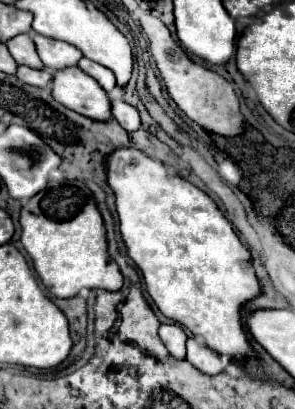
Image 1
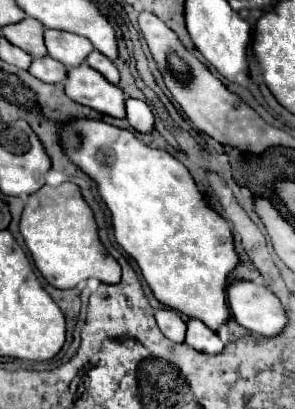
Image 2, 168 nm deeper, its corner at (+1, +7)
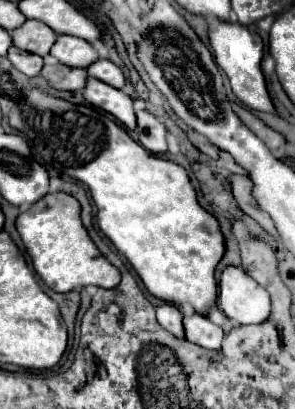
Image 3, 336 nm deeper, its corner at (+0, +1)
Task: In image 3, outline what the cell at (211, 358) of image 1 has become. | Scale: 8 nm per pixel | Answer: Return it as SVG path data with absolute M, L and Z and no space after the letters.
M198 313L186 315L184 329L186 329L186 339L194 345L200 345L212 351L218 351L222 347L222 339L224 339L222 327L214 325L208 317L202 317Z

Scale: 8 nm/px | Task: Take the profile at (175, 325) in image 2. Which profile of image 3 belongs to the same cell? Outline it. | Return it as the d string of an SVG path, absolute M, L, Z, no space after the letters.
M164 303L160 307L156 307L156 317L158 317L158 323L170 331L174 337L178 339L184 339L184 327L182 327L182 313L178 311L176 305L170 305L170 303Z

